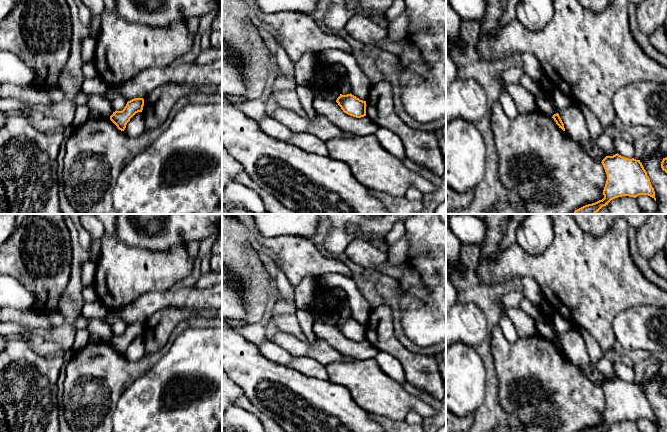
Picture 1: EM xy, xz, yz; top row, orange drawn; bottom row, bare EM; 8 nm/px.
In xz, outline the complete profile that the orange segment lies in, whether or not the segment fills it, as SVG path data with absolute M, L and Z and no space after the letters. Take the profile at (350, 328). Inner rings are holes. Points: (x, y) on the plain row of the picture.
M350 318L342 319L337 322L336 326L344 337L361 342L366 340L366 325L360 324L356 320Z

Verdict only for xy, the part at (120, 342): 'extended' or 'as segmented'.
as segmented

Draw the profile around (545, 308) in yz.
M544 299L539 305L540 313L553 318L554 310L551 308L550 304Z

